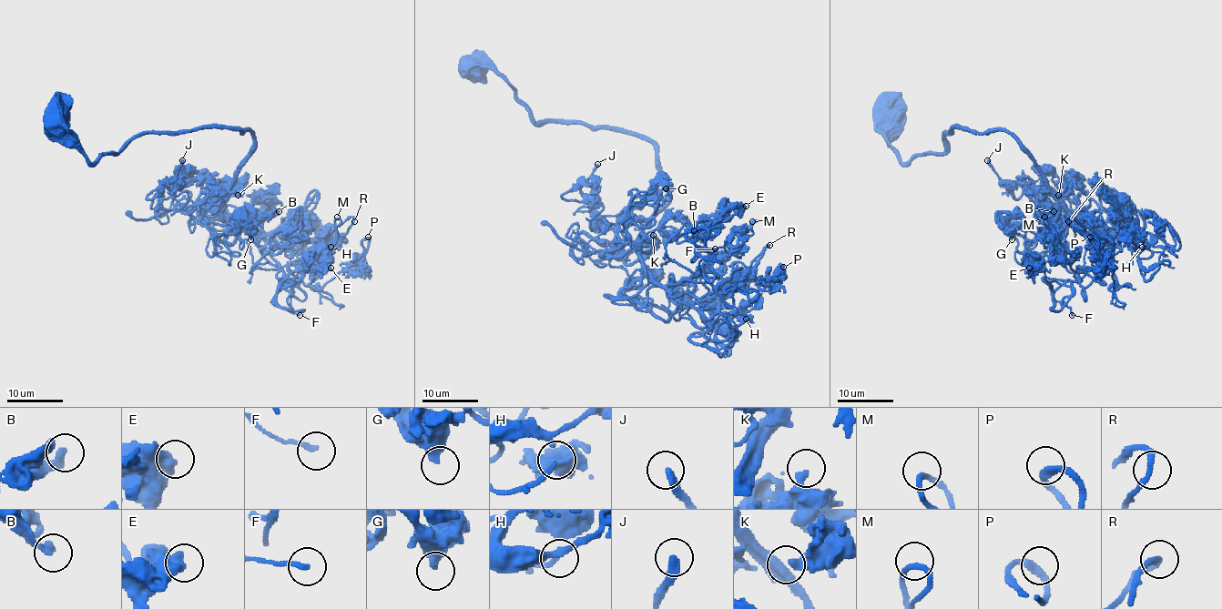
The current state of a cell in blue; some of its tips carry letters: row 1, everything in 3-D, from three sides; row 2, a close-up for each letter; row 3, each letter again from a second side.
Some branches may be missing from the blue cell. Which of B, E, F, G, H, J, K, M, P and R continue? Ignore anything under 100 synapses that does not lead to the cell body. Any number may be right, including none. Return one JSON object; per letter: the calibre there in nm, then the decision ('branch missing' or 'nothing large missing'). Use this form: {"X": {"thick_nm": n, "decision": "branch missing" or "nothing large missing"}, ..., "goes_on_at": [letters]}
{"B": {"thick_nm": 280, "decision": "nothing large missing"}, "E": {"thick_nm": 650, "decision": "nothing large missing"}, "F": {"thick_nm": 200, "decision": "nothing large missing"}, "G": {"thick_nm": 480, "decision": "nothing large missing"}, "H": {"thick_nm": 110, "decision": "nothing large missing"}, "J": {"thick_nm": 320, "decision": "nothing large missing"}, "K": {"thick_nm": 360, "decision": "nothing large missing"}, "M": {"thick_nm": 190, "decision": "nothing large missing"}, "P": {"thick_nm": 220, "decision": "nothing large missing"}, "R": {"thick_nm": 200, "decision": "nothing large missing"}, "goes_on_at": []}

